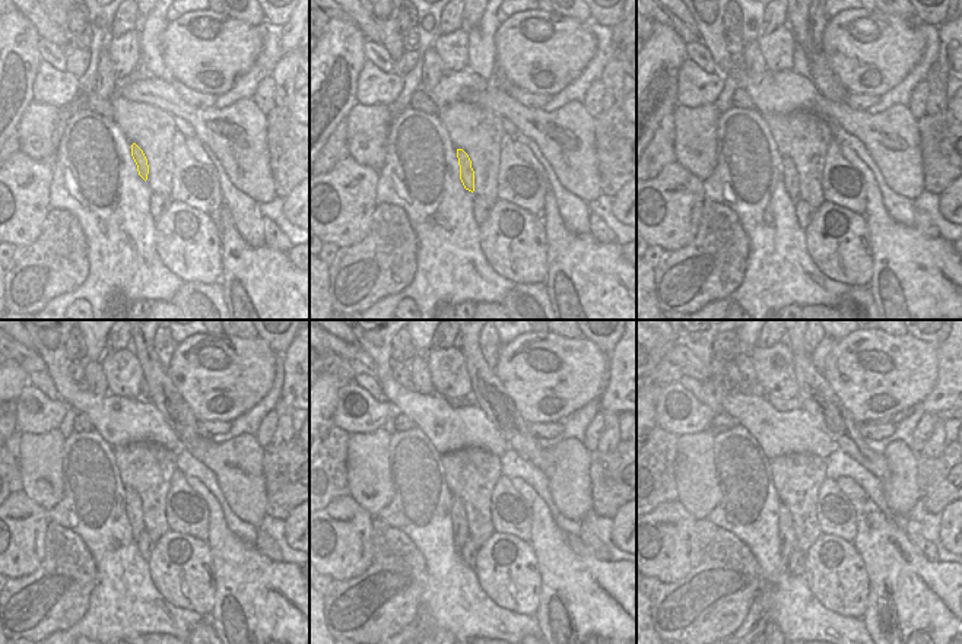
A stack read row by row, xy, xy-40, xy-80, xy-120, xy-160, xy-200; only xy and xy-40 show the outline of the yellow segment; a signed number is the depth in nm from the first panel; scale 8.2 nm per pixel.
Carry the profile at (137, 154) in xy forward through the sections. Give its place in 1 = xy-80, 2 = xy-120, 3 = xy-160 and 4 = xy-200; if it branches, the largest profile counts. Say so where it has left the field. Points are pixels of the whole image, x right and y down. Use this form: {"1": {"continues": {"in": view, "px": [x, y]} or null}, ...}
{"1": {"continues": {"in": "xy-80", "px": [790, 173]}}, "2": {"continues": {"in": "xy-120", "px": [133, 503]}}, "3": {"continues": {"in": "xy-160", "px": [460, 526]}}, "4": {"continues": {"in": "xy-200", "px": [787, 535]}}}

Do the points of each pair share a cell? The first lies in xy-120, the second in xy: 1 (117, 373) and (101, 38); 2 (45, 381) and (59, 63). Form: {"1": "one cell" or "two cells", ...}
{"1": "two cells", "2": "one cell"}

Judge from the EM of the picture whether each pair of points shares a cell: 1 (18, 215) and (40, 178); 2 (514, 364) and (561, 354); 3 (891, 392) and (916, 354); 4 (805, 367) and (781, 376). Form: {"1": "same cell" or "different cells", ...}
{"1": "same cell", "2": "same cell", "3": "same cell", "4": "different cells"}

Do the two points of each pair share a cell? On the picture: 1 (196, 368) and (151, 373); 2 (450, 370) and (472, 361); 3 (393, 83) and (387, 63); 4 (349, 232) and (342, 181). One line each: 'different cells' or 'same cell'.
1: different cells
2: different cells
3: different cells
4: same cell

